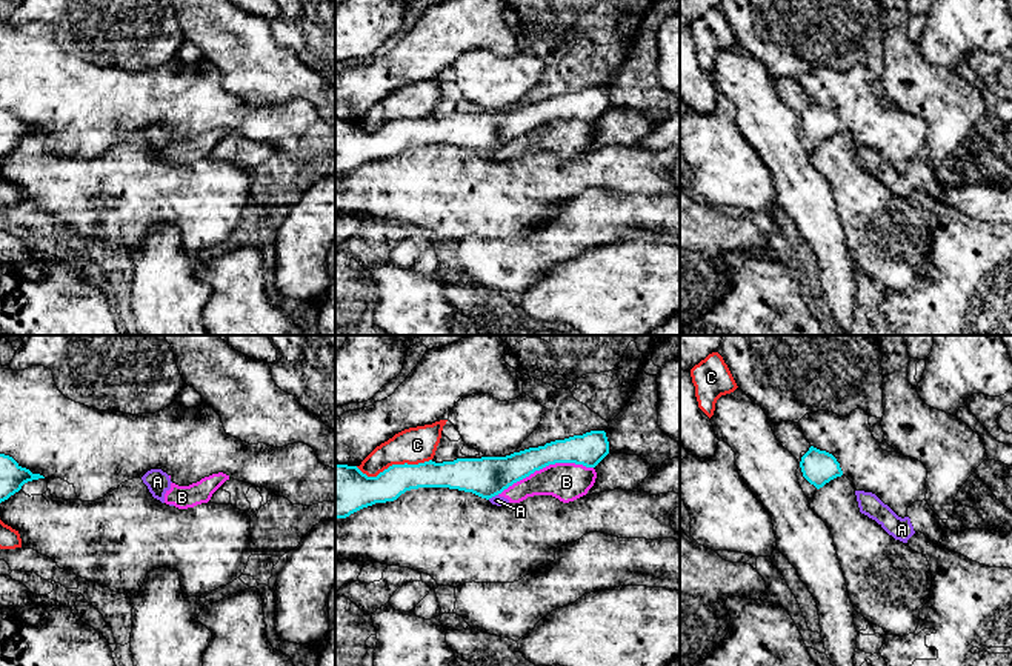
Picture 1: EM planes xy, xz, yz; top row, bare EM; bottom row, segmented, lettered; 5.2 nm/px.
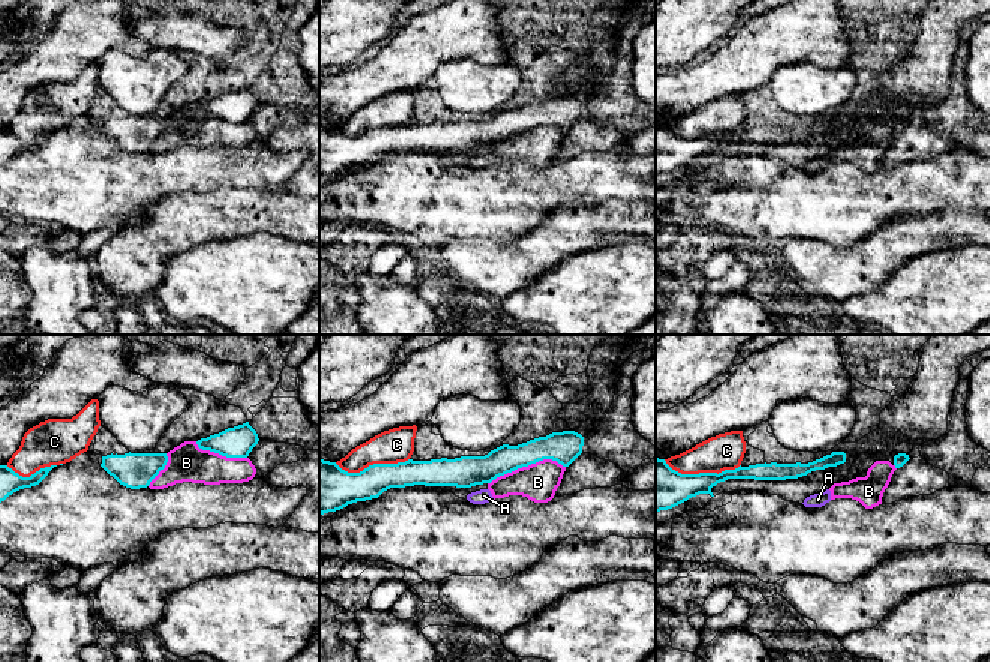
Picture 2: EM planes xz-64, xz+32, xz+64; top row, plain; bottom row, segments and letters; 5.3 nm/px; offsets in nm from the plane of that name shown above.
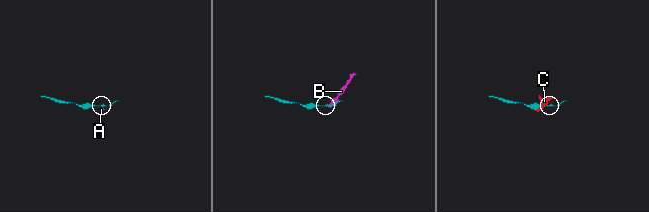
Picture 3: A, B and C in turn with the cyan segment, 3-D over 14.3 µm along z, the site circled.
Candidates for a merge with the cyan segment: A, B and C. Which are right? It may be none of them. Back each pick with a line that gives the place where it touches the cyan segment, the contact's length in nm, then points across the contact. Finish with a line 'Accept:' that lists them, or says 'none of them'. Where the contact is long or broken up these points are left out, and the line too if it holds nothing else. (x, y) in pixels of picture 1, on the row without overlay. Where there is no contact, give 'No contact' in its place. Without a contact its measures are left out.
Accept: none of them

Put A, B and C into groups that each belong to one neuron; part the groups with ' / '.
A B / C

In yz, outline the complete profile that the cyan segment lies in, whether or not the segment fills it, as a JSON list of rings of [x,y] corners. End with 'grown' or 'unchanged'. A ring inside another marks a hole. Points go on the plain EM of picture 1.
[[[814,102],[801,112],[800,123],[803,132],[817,145],[823,143],[831,135],[841,132],[843,126],[837,114]]]; unchanged

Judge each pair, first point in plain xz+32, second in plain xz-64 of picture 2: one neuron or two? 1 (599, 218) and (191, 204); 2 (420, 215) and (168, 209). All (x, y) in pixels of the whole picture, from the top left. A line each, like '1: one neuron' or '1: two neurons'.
1: one neuron
2: two neurons

